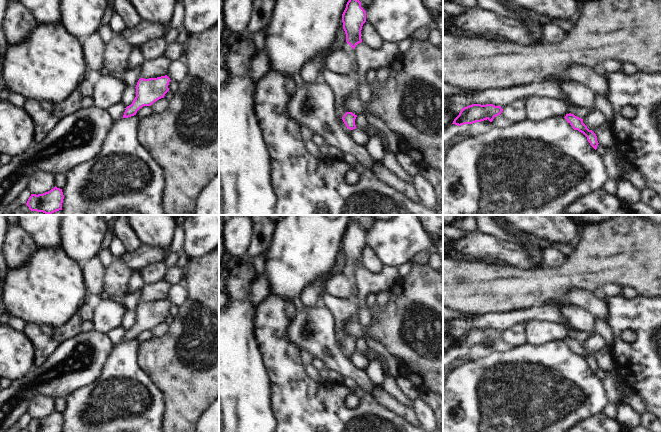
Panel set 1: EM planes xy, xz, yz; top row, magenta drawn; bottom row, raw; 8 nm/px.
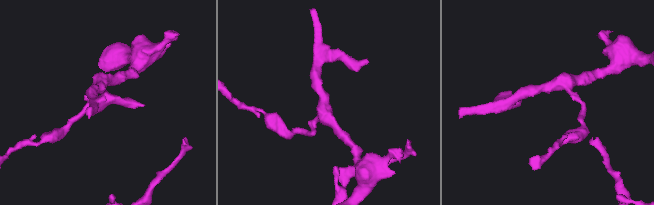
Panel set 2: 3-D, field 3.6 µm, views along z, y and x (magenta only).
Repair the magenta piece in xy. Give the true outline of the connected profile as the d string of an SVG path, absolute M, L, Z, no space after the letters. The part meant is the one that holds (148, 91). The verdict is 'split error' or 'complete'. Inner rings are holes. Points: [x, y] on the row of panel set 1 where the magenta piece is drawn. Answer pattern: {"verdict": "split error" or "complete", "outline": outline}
{"verdict": "complete", "outline": "M165 75L157 78L140 78L136 85L136 97L132 104L126 107L122 118L136 115L143 106L151 106L157 100L164 98L169 91L170 78Z"}

